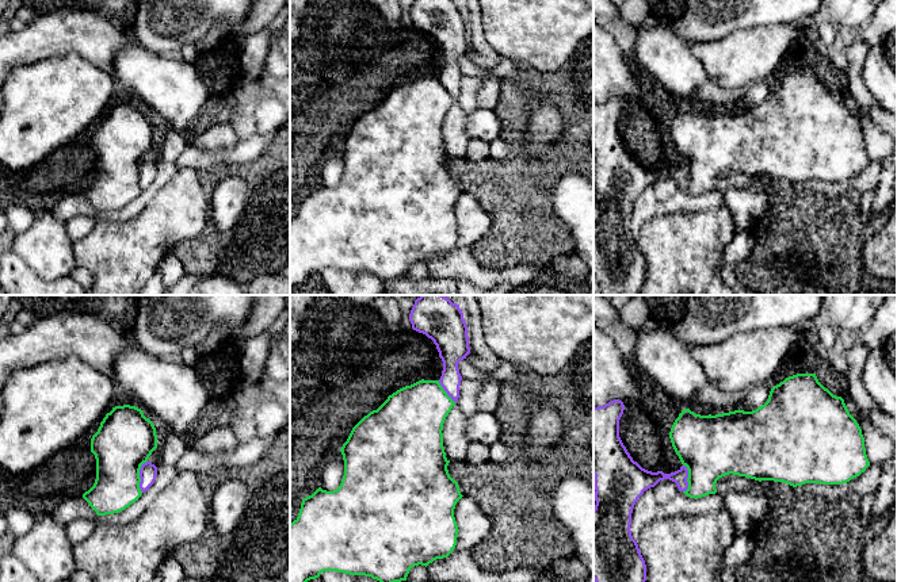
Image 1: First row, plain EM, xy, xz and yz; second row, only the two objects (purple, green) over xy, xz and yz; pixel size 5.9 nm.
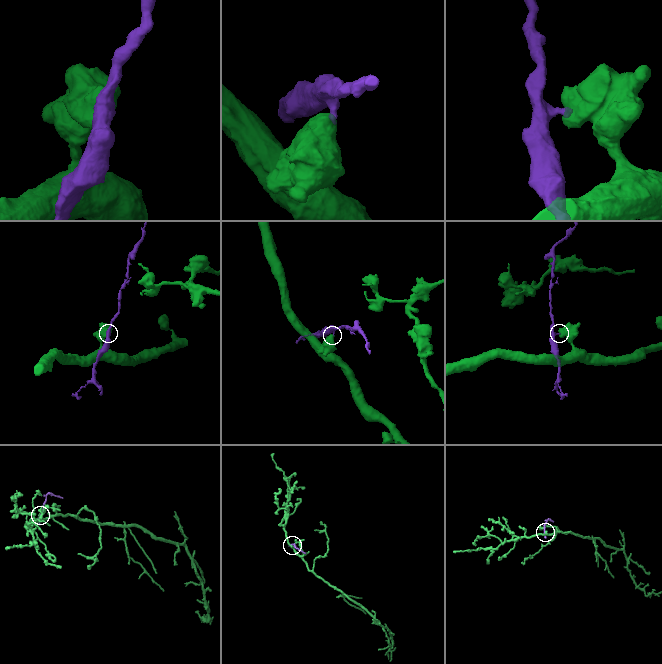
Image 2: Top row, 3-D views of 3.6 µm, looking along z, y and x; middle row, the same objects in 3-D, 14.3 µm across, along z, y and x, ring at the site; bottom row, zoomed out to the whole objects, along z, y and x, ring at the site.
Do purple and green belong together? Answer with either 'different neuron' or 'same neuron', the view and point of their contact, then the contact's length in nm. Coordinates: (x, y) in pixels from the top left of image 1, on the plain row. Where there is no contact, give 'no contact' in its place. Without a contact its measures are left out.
different neuron; meets purple in xy at (140, 173); contact 190 nm long

